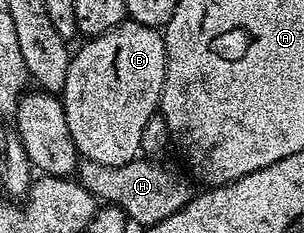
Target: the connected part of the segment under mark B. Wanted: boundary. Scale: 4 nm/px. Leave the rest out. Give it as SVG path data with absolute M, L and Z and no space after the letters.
M125 21L105 35L89 38L85 43L88 44L68 60L66 85L62 92L70 137L83 158L114 167L126 165L141 154L142 129L146 129L146 121L157 114L160 106L160 94L166 77L163 34L155 27Z

